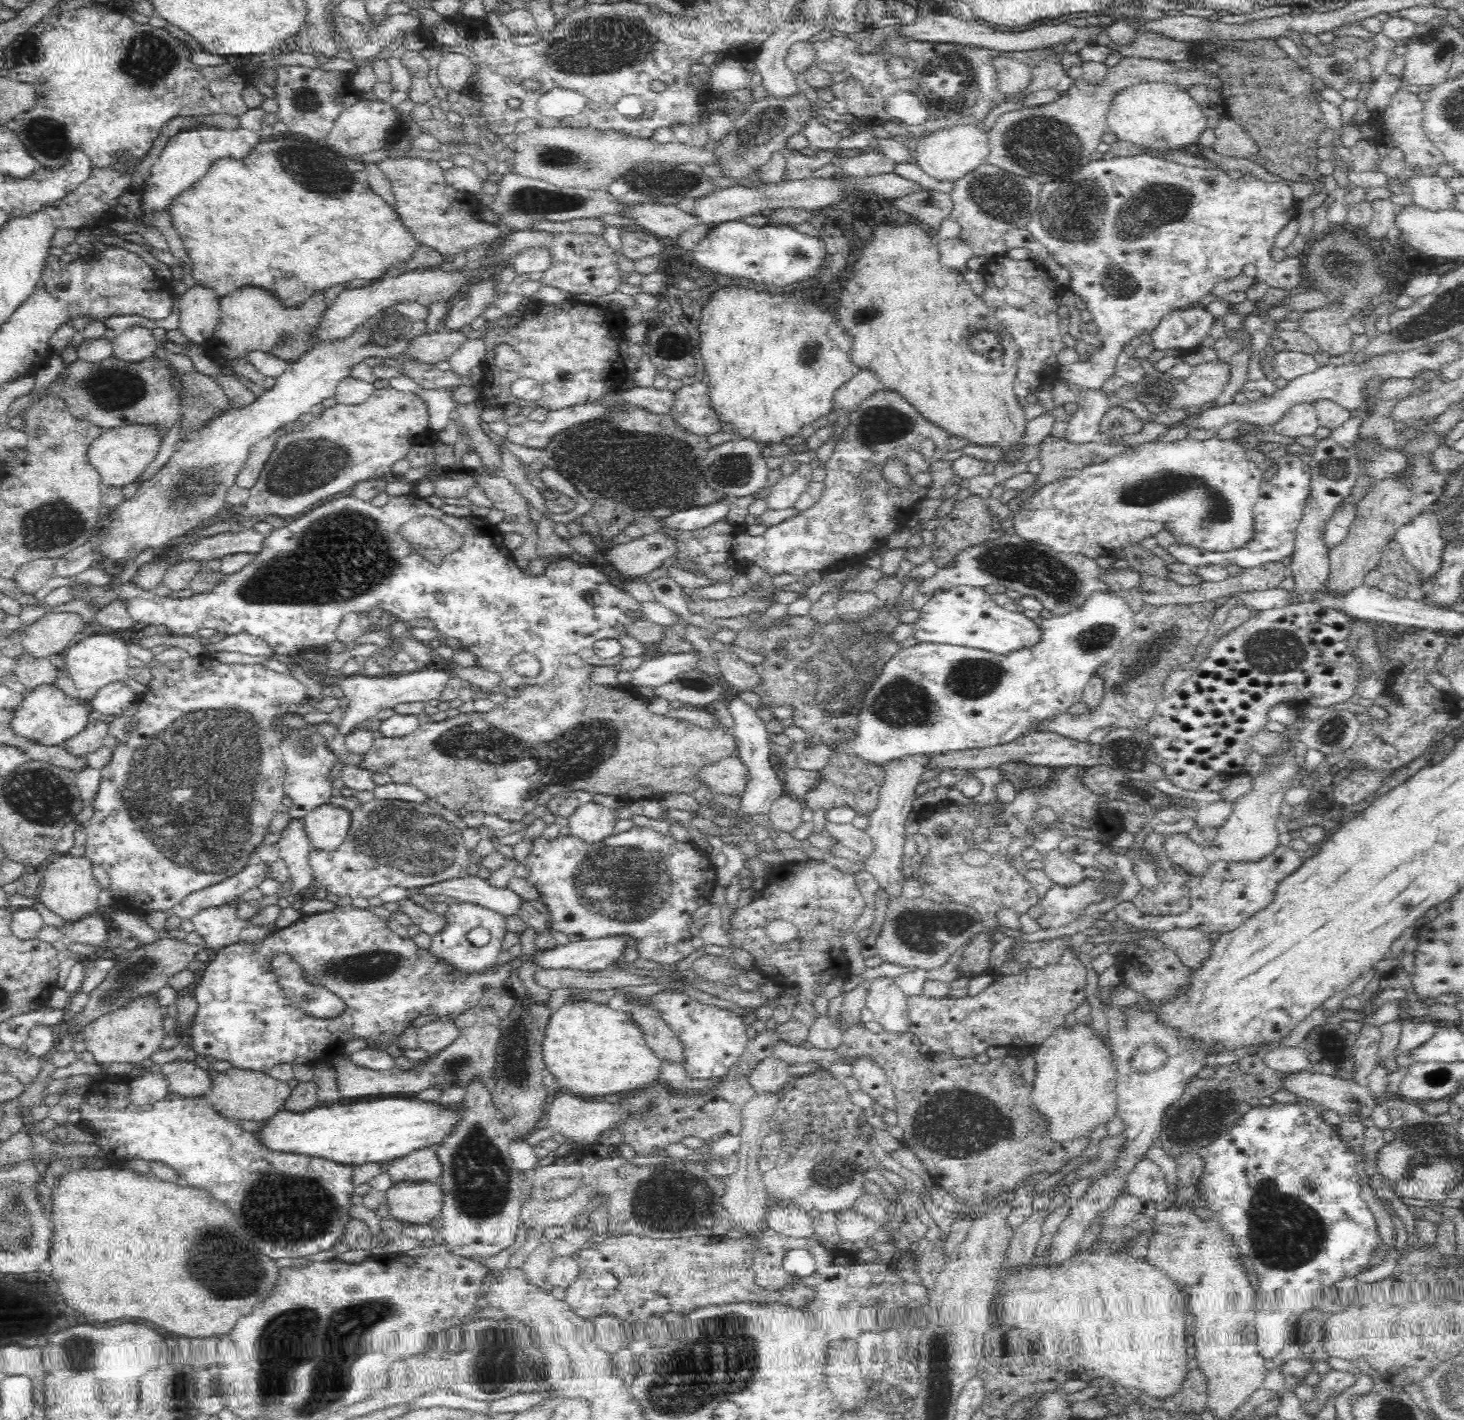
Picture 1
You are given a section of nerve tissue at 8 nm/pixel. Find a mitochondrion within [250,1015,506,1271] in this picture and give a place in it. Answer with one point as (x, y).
(453, 1067)

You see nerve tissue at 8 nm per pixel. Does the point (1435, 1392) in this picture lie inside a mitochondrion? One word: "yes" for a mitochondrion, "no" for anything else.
yes

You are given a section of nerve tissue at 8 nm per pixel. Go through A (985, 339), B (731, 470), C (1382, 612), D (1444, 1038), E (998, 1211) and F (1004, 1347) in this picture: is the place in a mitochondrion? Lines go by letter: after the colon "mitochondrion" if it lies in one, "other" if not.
A: mitochondrion
B: mitochondrion
C: other
D: other
E: other
F: other

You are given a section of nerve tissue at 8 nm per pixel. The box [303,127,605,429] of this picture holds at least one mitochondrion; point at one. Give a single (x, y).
(524, 201)

